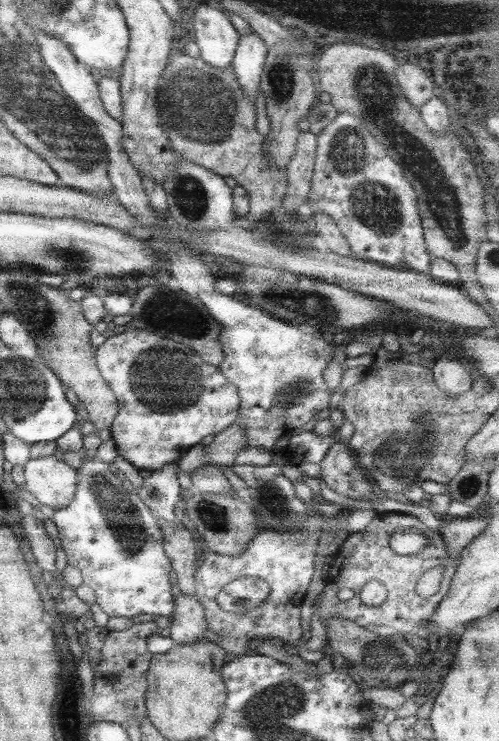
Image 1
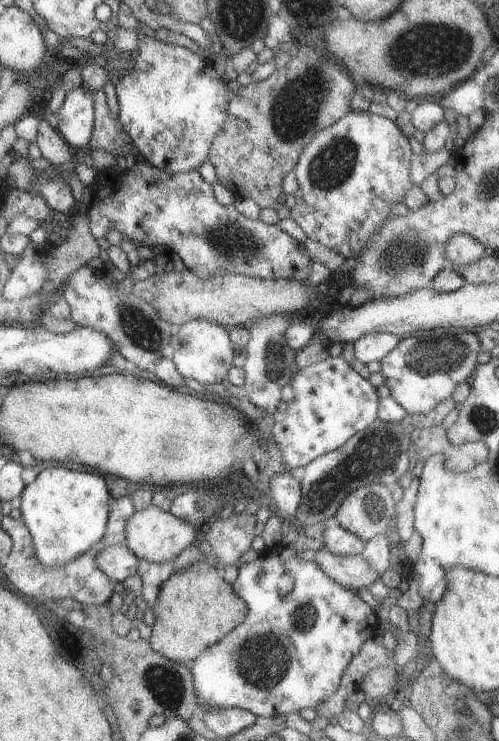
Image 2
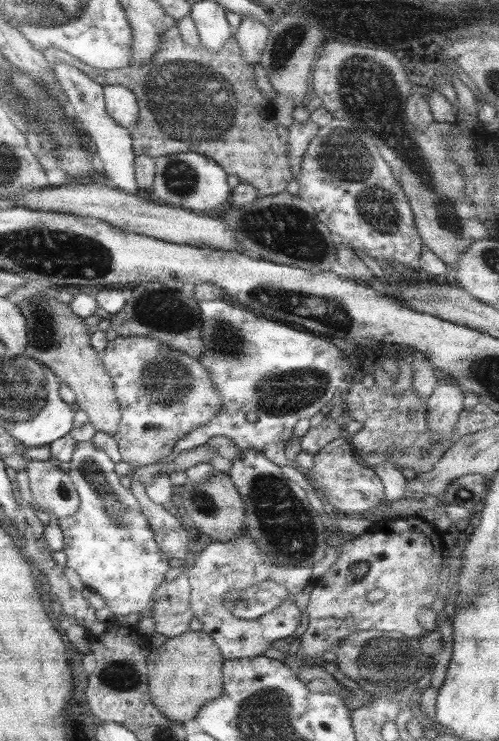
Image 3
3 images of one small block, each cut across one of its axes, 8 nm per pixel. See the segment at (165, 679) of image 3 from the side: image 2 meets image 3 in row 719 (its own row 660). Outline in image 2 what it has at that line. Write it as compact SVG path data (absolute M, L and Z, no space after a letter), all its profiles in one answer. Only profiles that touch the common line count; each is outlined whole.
M206 562L194 564L183 572L170 576L158 594L156 605L152 608L156 622L152 626L149 646L153 652L163 655L170 663L186 665L198 659L210 646L228 635L245 616L245 605L236 596L231 584L225 582L223 572L210 567Z

